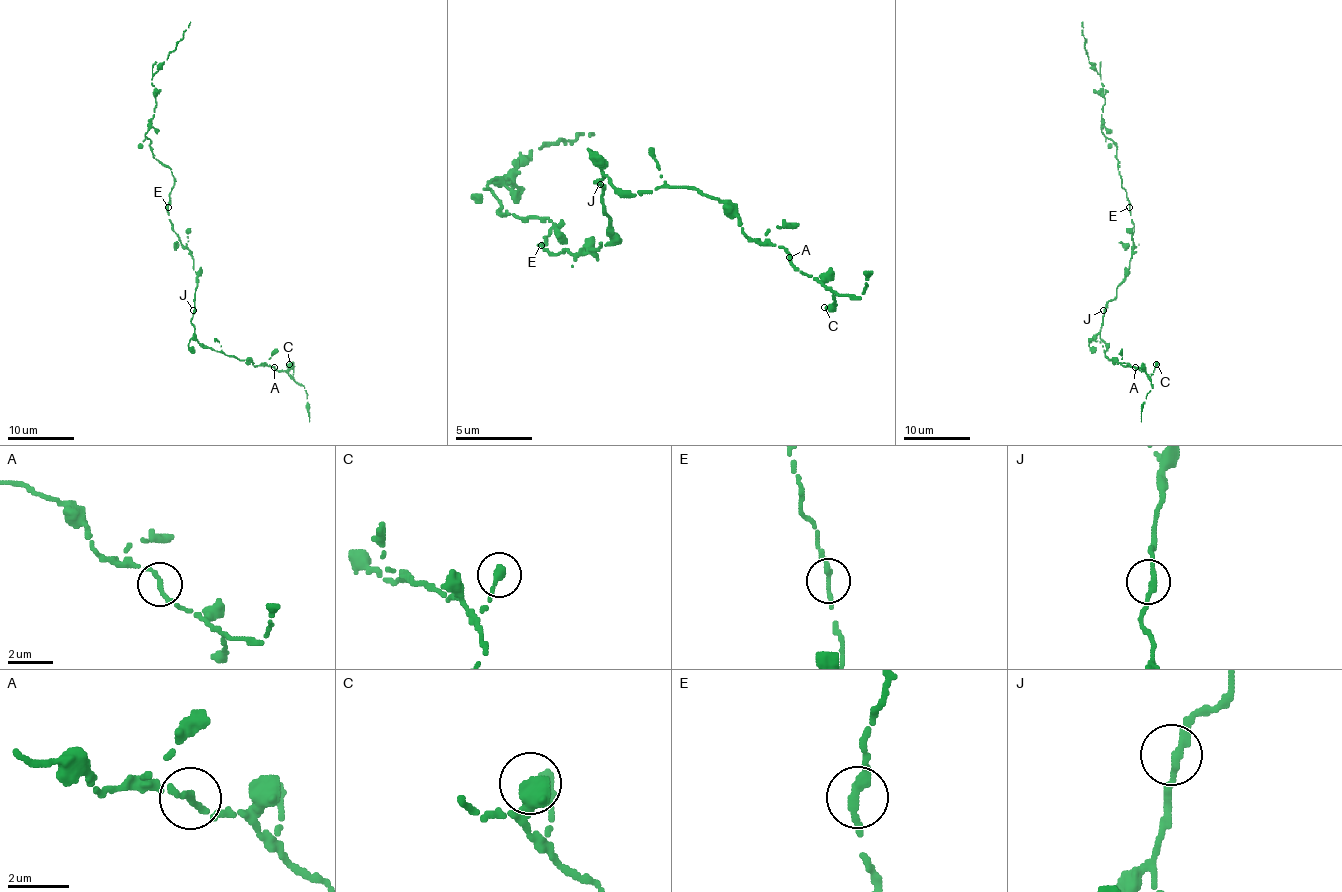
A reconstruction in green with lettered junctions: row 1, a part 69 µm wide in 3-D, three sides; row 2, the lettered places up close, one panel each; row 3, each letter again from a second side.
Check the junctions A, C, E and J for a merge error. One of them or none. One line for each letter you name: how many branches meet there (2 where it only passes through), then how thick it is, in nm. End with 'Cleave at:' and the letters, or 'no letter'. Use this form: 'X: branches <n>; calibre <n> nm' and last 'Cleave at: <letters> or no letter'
Cleave at: no letter

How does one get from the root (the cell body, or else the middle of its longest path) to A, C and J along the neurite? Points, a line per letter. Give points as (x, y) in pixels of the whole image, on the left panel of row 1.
A: (188, 250), (193, 270), (198, 275), (191, 319), (195, 338), (204, 346), (254, 366), (274, 367)
C: (188, 250), (198, 275), (191, 319), (195, 338), (228, 356), (287, 371), (292, 376), (289, 364)
J: (188, 250), (193, 270), (198, 275), (193, 310)

